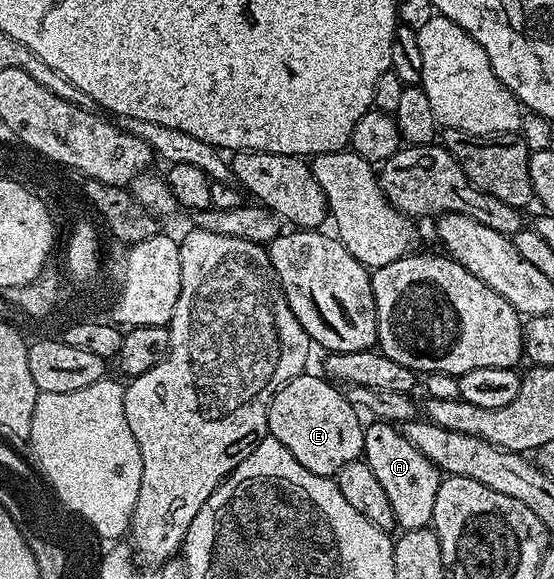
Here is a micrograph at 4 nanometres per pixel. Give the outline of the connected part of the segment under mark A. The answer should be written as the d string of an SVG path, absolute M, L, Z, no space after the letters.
M379 419L370 423L365 425L362 456L366 464L372 466L372 474L376 474L381 488L388 493L395 525L408 532L431 527L436 510L436 490L440 490L444 473L424 454L420 454L420 450L416 450L412 442L408 442L401 427Z

